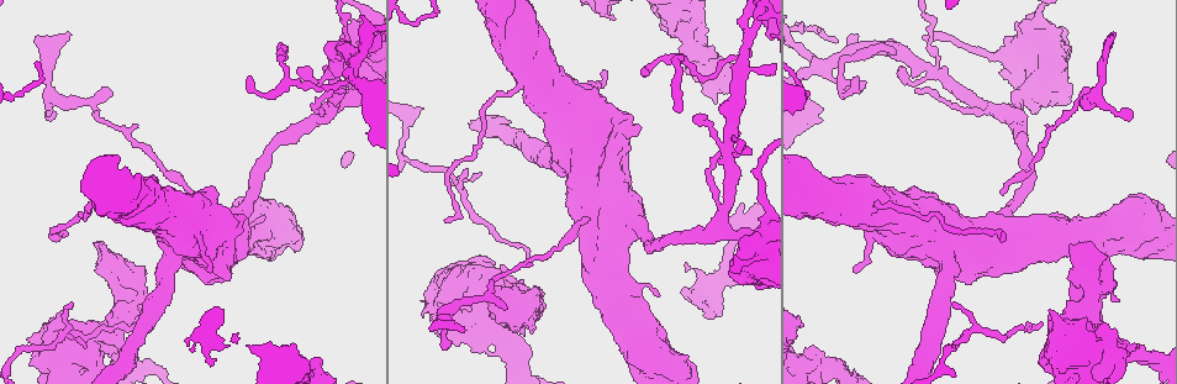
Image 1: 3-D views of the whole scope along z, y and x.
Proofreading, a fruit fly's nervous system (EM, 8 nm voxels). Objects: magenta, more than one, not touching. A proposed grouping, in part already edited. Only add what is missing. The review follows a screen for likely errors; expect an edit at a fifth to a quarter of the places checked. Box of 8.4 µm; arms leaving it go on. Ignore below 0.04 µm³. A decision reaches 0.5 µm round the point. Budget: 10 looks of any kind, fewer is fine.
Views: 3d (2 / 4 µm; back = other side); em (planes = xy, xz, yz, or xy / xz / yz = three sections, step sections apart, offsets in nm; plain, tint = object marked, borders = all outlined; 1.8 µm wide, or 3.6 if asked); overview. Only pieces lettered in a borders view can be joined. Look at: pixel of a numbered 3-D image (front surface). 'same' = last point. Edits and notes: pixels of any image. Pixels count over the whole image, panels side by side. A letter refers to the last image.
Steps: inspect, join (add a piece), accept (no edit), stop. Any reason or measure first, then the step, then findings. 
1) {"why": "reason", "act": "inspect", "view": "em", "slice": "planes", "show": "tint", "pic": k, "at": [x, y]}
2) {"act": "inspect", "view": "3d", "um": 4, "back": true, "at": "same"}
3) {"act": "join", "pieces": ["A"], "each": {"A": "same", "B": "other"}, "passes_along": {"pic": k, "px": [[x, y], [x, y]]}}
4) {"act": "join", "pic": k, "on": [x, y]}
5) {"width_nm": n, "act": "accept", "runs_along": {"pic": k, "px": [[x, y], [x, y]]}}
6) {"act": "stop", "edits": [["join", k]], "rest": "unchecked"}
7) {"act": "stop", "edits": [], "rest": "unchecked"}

{"why": "thick end", "act": "inspect", "view": "em", "slice": "planes", "show": "borders", "pic": 1, "at": [477, 350]}

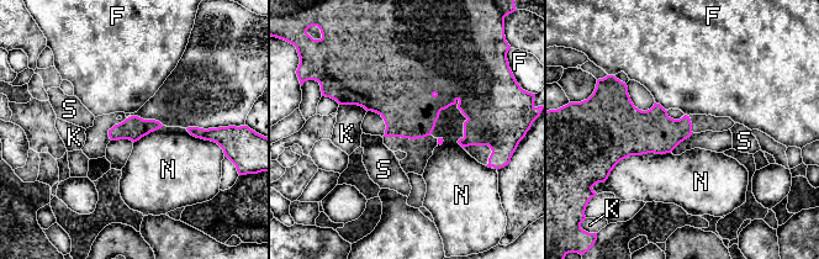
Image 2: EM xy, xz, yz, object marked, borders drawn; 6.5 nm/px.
{"act": "accept", "each": {"F": "other", "K": "other", "N": "other", "S": "other"}, "border": {"pic": 2, "px": [[456, 99], [464, 149]]}, "found": "none of them fits"}

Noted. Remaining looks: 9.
{"act": "inspect", "view": "3d", "um": 4, "pic": 1, "at": [458, 265]}

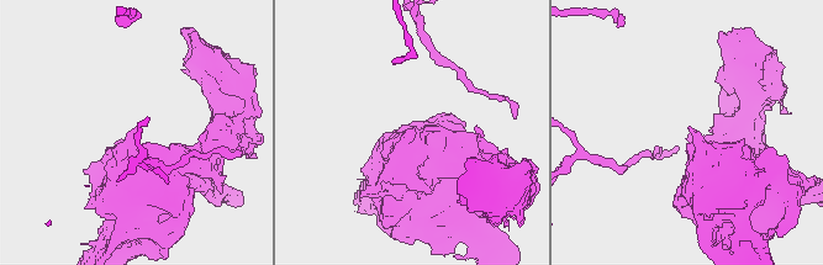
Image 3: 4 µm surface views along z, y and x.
{"why": "need the tissue", "act": "inspect", "view": "em", "slice": "yz", "step": 16, "show": "borders", "pic": 3, "at": [689, 128]}

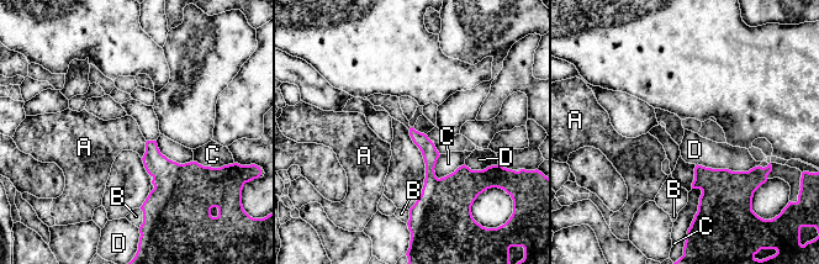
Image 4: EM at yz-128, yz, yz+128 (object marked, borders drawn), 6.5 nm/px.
{"why": "another direction", "act": "inspect", "view": "em", "slice": "planes", "show": "borders", "at": "same"}

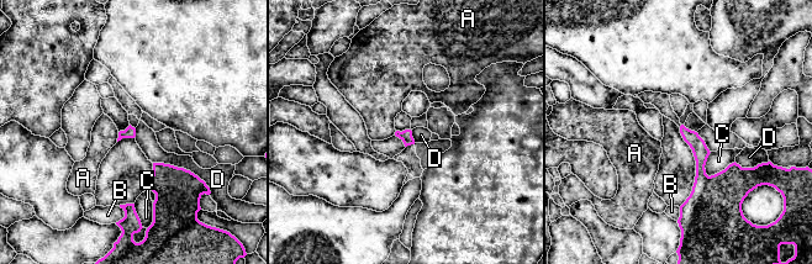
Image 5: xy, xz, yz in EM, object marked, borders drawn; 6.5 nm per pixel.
{"act": "accept", "each": {"A": "other", "B": "other", "C": "other", "D": "other"}, "runs_along": {"pic": 5, "px": [[683, 130], [700, 149], [689, 206]]}, "found": "none of them fits"}

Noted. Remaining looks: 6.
{"why": "branch stops here", "act": "inspect", "view": "3d", "um": 4, "pic": 1, "at": [1087, 89]}

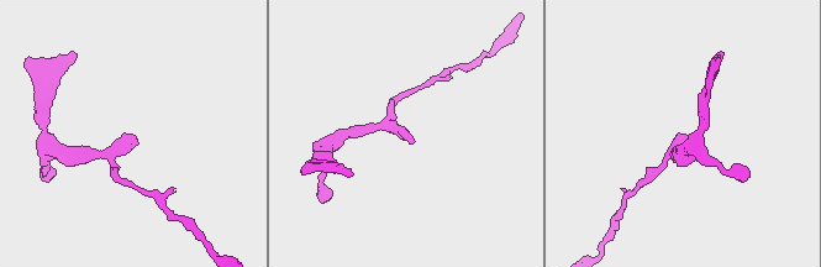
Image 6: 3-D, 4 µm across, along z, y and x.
{"act": "inspect", "view": "em", "um": 3.6, "slice": "planes", "show": "borders", "pic": 6, "at": [412, 142]}

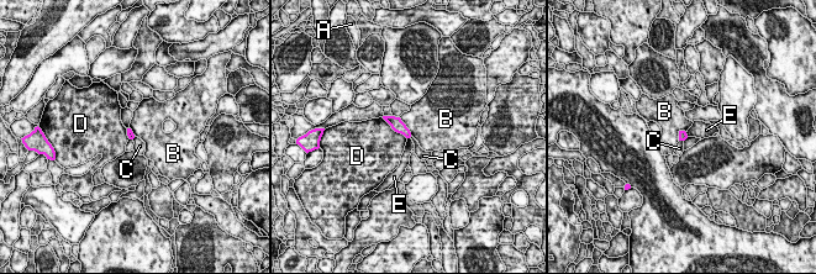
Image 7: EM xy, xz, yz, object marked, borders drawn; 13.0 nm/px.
{"act": "accept", "each": {"A": "other", "B": "other", "C": "other", "D": "other", "E": "other"}, "border": {"pic": 7, "px": [[679, 140], [683, 141]]}, "found": "none of them fits"}

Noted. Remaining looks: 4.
{"act": "inspect", "view": "em", "slice": "planes", "show": "borders", "pic": 1, "at": [240, 214]}

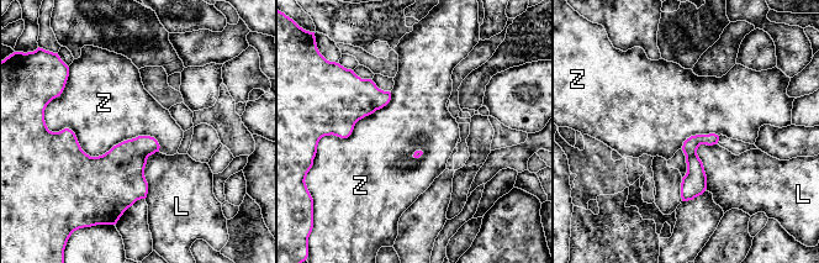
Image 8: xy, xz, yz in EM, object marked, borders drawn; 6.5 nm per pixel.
{"longest_contact_nm": ["Z", 700], "act": "accept", "each": {"L": "other", "Z": "other"}, "runs_along": {"pic": 8, "px": [[712, 136], [692, 147], [685, 198]]}, "found": "no lettered piece goes on from it"}

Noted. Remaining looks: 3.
{"act": "stop", "edits": [], "rest": "unchecked"}

